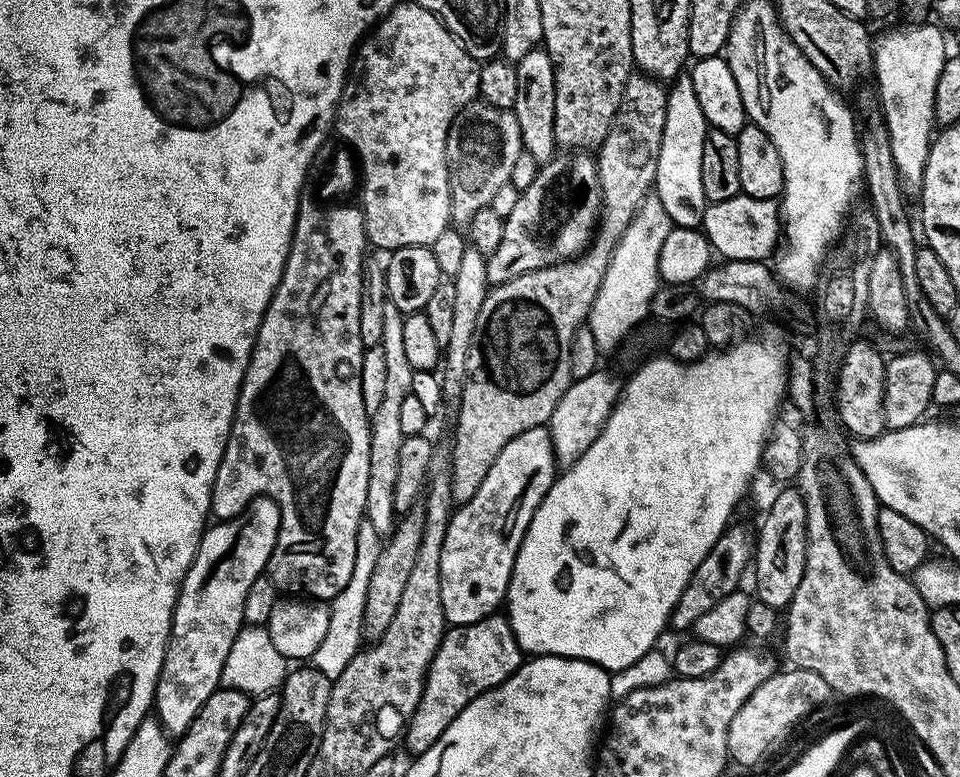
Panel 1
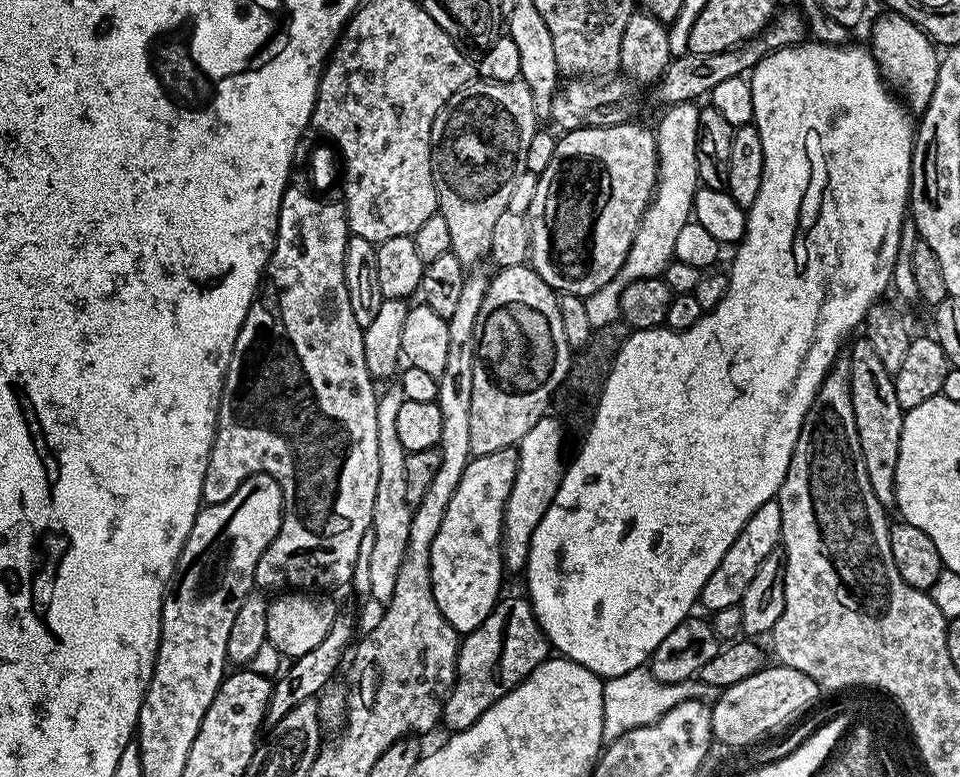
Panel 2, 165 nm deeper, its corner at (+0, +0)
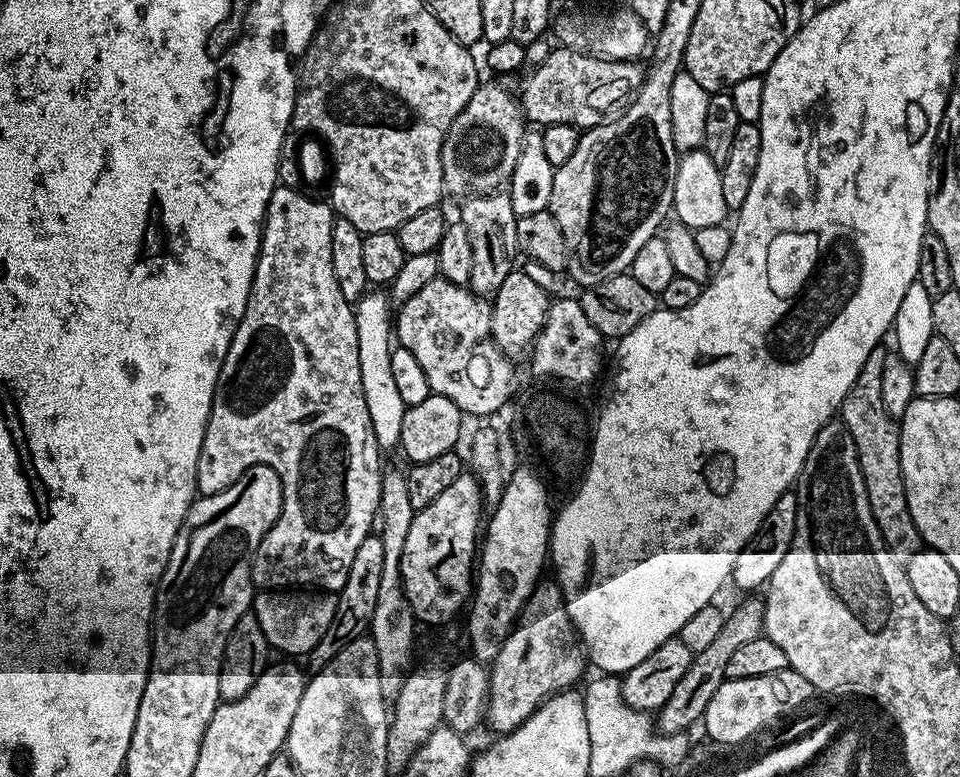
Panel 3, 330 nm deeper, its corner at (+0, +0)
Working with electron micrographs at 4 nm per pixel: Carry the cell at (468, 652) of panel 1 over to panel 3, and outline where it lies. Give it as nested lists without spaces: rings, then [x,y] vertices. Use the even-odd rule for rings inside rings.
[[[541,582],[524,603],[520,617],[516,619],[515,627],[502,642],[498,654],[490,662],[488,673],[488,707],[486,709],[486,724],[496,731],[496,734],[507,734],[518,730],[534,710],[541,708],[550,697],[558,692],[566,692],[577,687],[580,675],[586,665],[584,645],[580,642],[580,635],[576,633],[574,622],[570,622],[570,614],[566,610],[566,602],[562,598],[562,590],[555,582]]]

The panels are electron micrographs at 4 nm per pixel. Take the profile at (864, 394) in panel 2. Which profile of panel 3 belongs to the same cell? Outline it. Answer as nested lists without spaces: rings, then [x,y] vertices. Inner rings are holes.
[[[881,346],[870,350],[870,358],[862,362],[862,370],[858,370],[858,378],[854,378],[854,386],[840,403],[839,419],[843,420],[846,430],[850,430],[850,438],[854,438],[854,446],[858,454],[858,466],[862,470],[862,482],[866,486],[866,498],[870,502],[870,514],[874,514],[874,522],[880,531],[884,544],[897,558],[907,558],[922,546],[918,526],[914,526],[914,518],[910,514],[910,506],[906,502],[906,486],[902,474],[902,454],[900,453],[900,426],[897,417],[886,414],[886,406],[882,406],[882,366],[890,354],[887,347]]]

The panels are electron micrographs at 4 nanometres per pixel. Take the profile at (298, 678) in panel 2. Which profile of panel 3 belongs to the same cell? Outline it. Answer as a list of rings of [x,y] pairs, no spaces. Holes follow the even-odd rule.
[[[369,534],[362,538],[362,546],[354,550],[354,562],[350,562],[348,577],[344,587],[340,589],[336,598],[336,613],[334,622],[330,622],[330,630],[322,634],[318,646],[308,653],[306,664],[309,669],[325,668],[351,640],[355,640],[358,633],[364,634],[371,629],[374,618],[374,605],[378,602],[378,585],[382,582],[382,561],[386,558],[386,546],[382,546],[382,538],[378,534]]]

